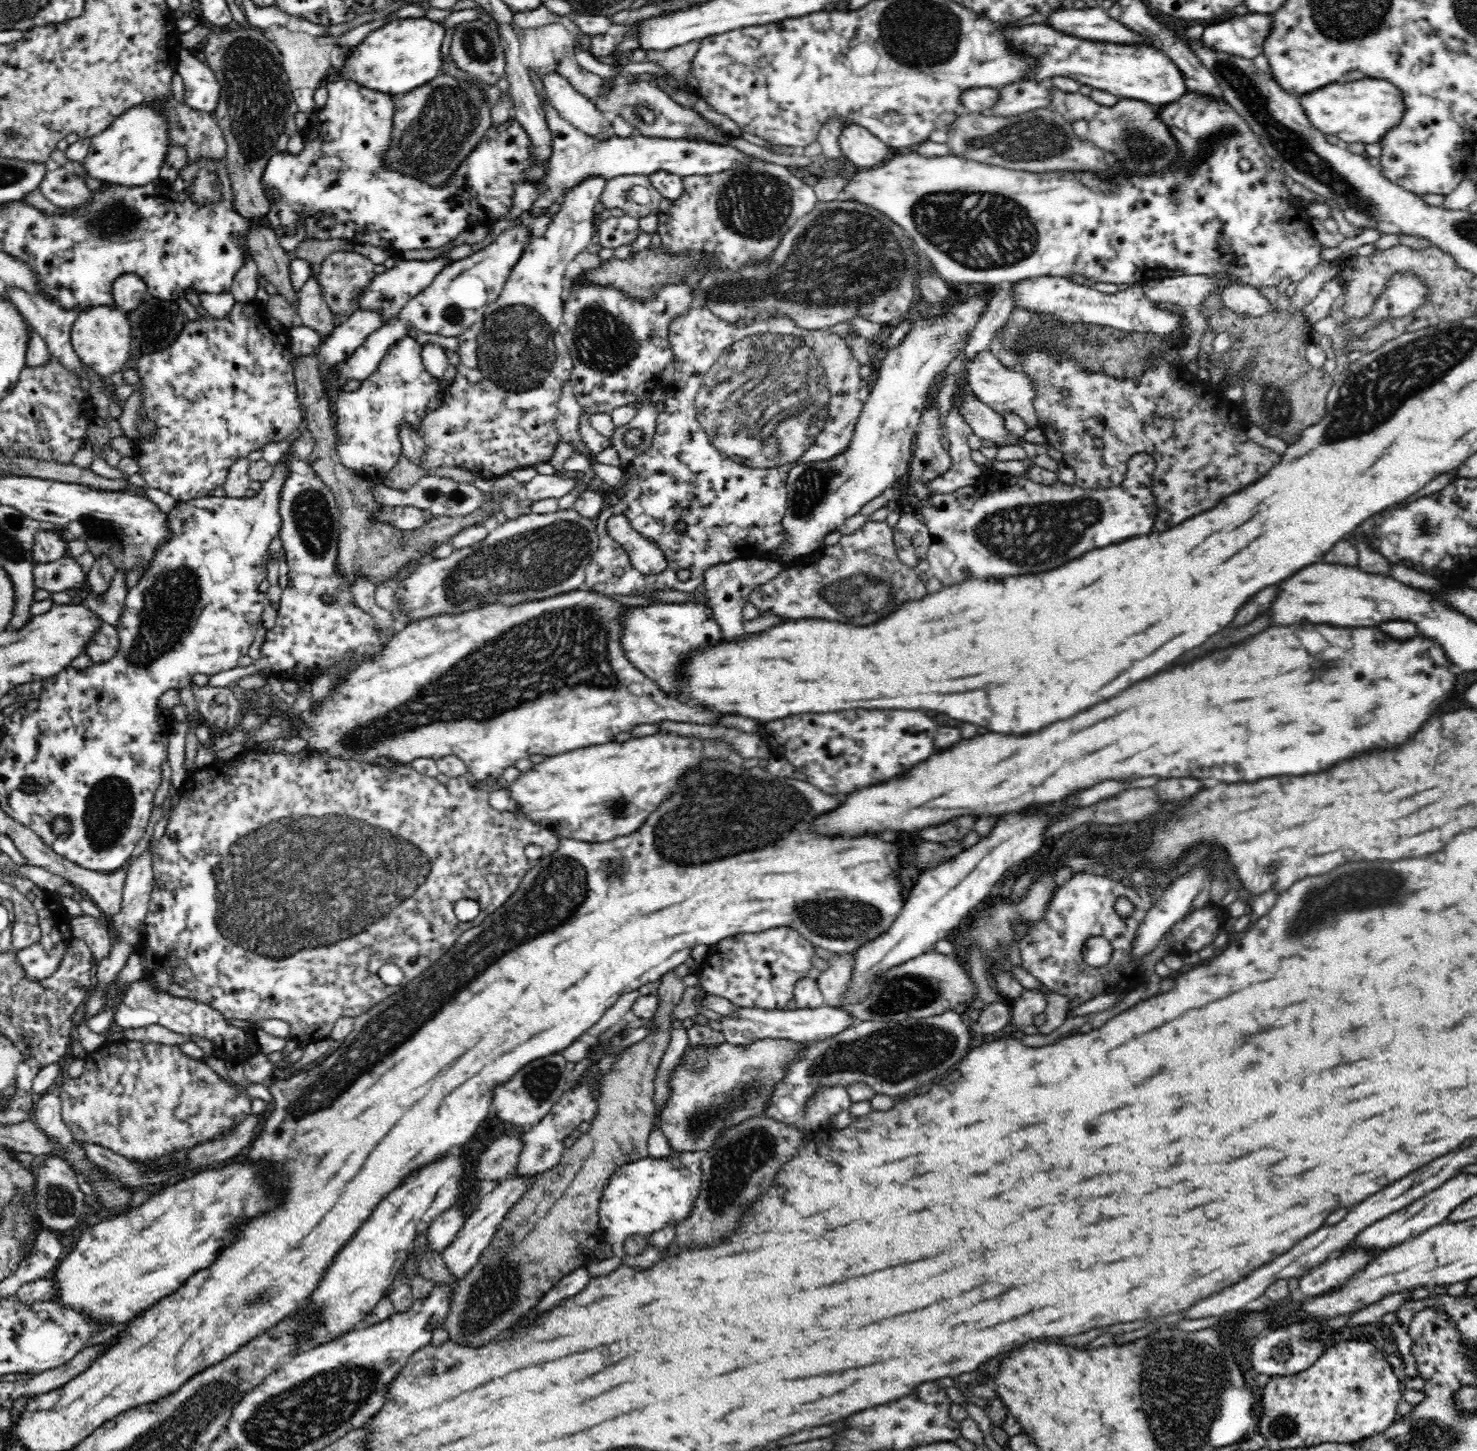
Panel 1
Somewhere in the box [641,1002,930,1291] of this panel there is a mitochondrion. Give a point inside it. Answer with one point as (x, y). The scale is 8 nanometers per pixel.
(736, 1164)

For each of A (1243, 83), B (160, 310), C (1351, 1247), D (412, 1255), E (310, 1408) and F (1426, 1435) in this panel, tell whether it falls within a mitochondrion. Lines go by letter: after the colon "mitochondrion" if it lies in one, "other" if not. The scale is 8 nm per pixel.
A: mitochondrion
B: other
C: other
D: other
E: mitochondrion
F: mitochondrion

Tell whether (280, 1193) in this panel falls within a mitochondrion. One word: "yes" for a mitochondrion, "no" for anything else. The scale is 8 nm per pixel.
no

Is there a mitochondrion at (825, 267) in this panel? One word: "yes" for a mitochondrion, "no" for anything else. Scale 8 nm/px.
yes

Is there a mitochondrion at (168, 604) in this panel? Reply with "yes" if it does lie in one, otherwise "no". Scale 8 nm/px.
yes

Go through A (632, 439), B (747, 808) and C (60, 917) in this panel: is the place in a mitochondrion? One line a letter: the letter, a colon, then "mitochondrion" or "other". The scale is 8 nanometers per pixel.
A: mitochondrion
B: mitochondrion
C: other

